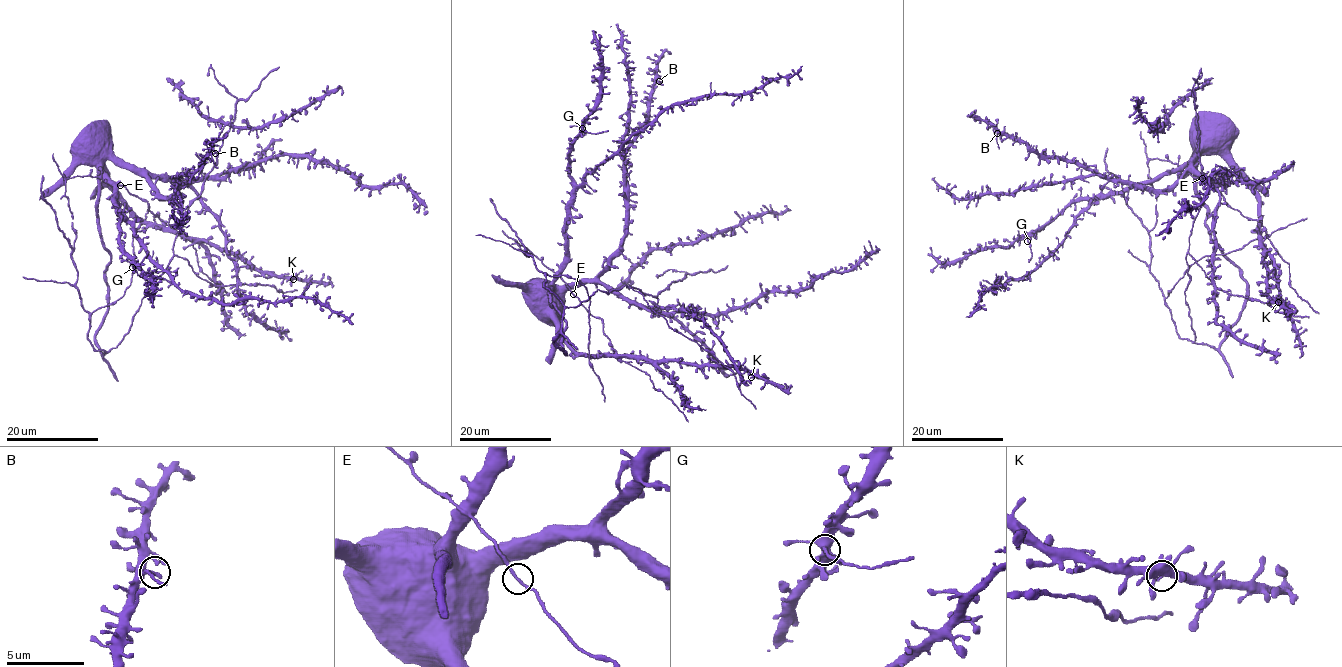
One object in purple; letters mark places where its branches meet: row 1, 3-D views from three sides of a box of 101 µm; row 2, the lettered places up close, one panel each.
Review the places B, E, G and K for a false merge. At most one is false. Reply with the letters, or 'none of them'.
G

